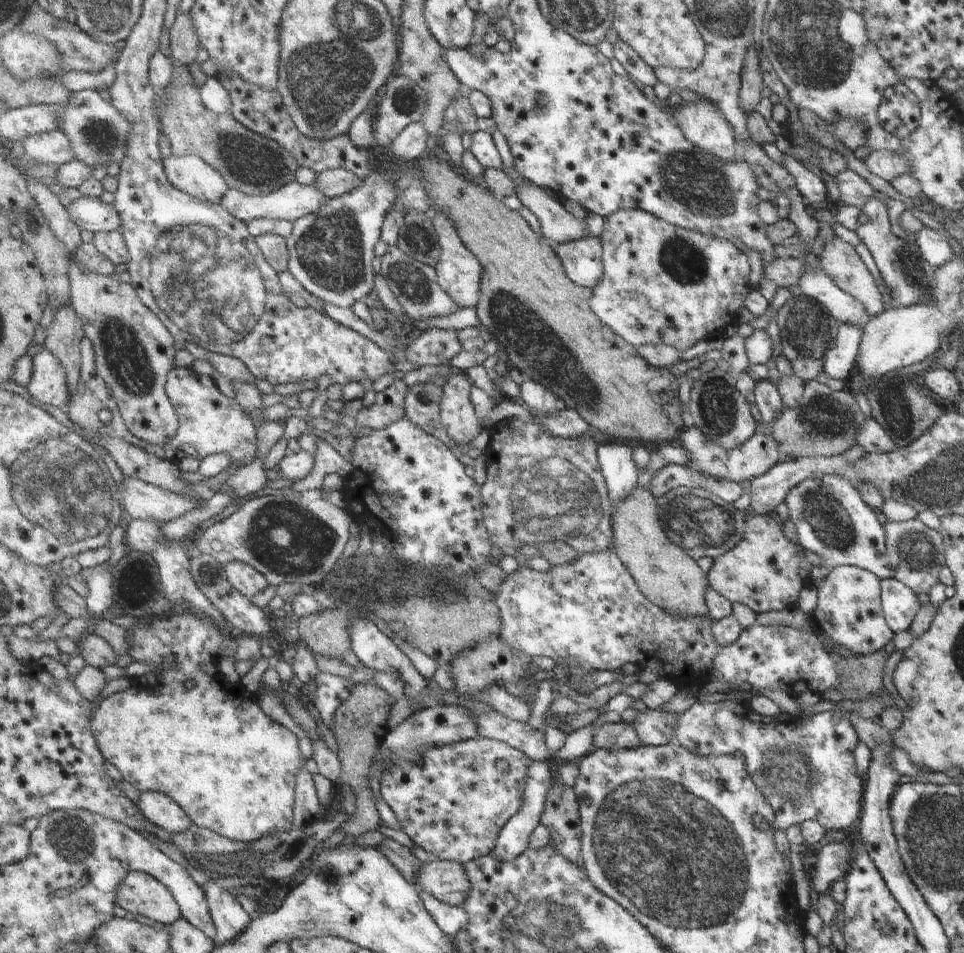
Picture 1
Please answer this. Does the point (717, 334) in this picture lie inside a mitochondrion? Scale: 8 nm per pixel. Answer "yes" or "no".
no

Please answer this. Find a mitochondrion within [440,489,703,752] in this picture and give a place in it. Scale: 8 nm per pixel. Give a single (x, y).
(518, 670)

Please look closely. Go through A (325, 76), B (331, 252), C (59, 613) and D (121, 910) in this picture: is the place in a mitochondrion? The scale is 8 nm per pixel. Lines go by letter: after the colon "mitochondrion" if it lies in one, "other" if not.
A: mitochondrion
B: mitochondrion
C: other
D: other

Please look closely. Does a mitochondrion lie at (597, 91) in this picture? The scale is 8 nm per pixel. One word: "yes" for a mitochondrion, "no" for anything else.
no

